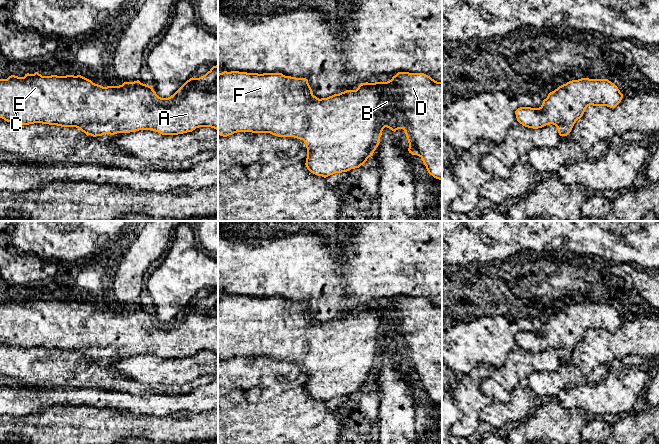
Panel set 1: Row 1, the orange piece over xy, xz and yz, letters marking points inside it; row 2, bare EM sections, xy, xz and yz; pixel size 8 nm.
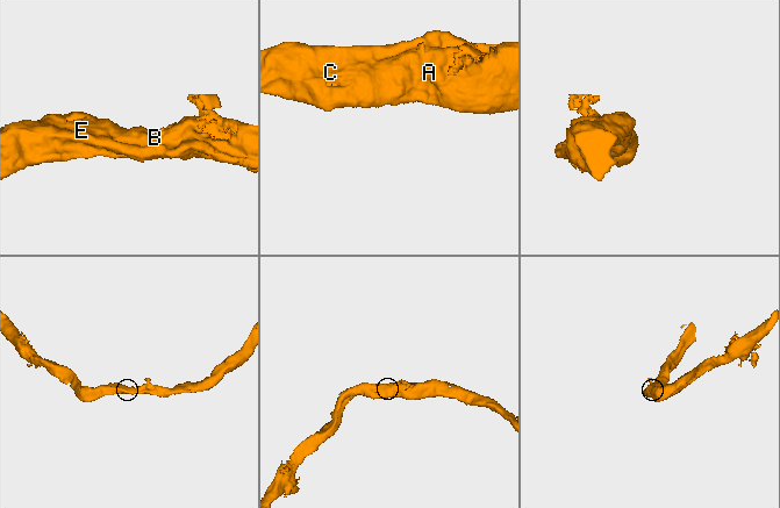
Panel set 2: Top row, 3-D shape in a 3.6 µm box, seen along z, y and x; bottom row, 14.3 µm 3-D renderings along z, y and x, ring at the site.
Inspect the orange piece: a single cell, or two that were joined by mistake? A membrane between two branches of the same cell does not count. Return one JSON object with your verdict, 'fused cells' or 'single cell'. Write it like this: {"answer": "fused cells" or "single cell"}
{"answer": "single cell"}

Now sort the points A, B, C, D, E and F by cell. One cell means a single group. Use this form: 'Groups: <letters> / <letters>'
Groups: A B C D E F

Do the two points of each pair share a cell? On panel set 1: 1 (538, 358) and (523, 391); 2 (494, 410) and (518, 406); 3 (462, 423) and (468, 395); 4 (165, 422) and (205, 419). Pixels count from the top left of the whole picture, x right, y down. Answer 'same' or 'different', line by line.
1: different
2: same
3: same
4: same

